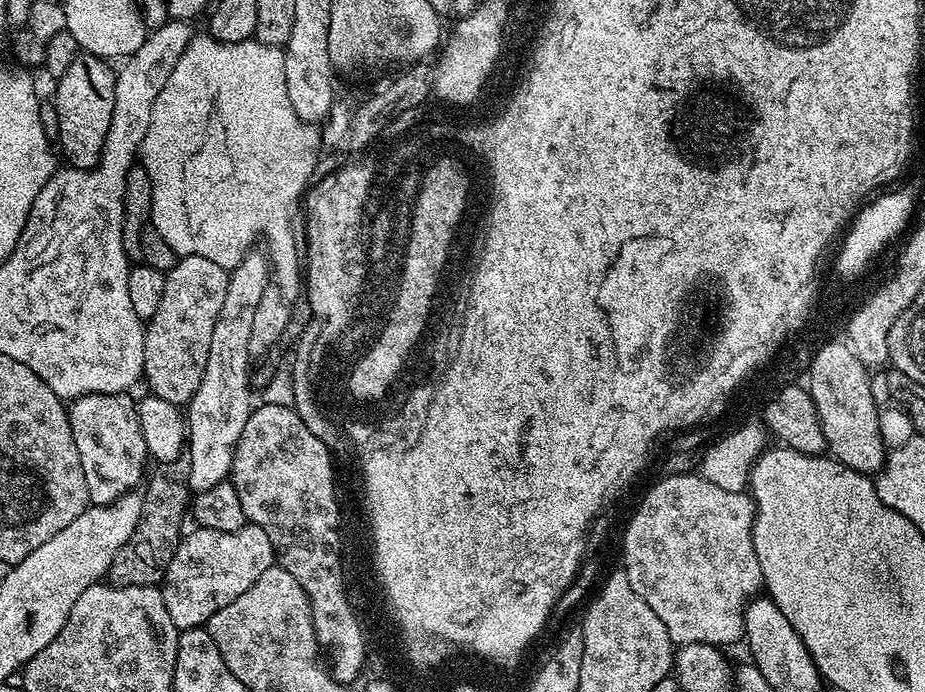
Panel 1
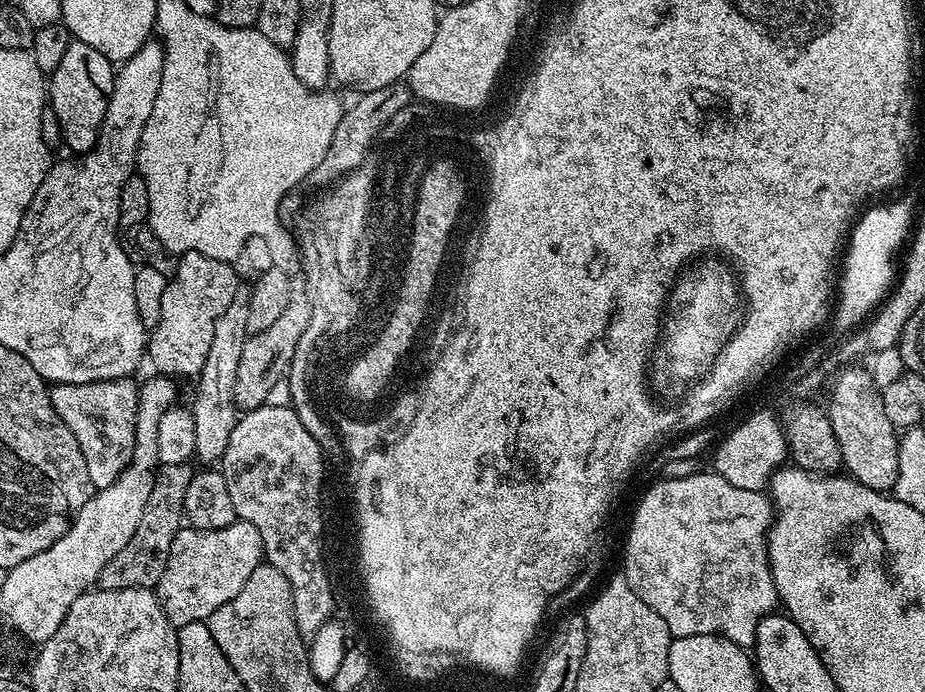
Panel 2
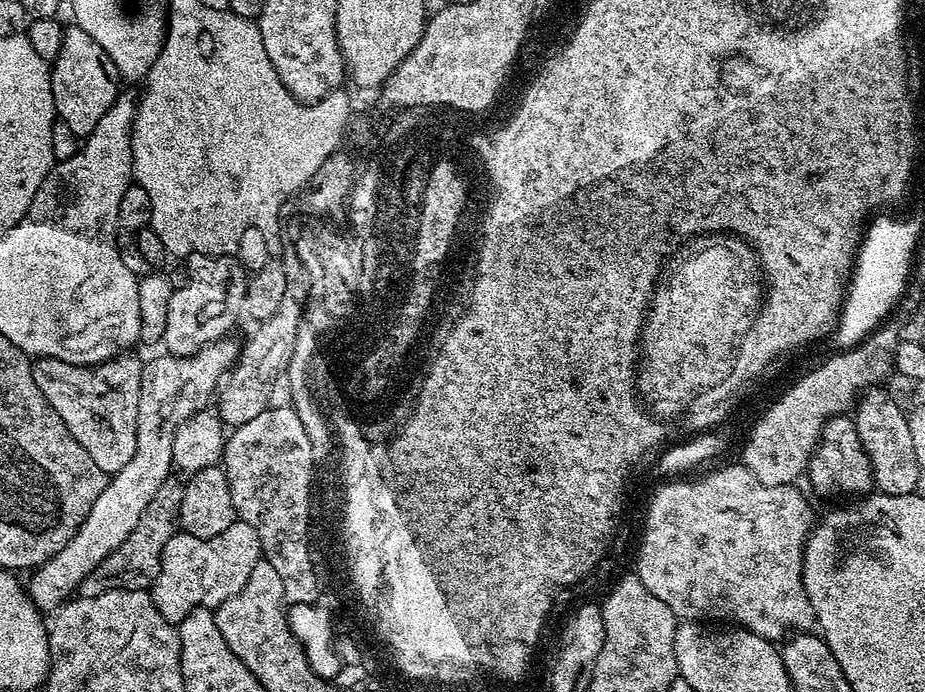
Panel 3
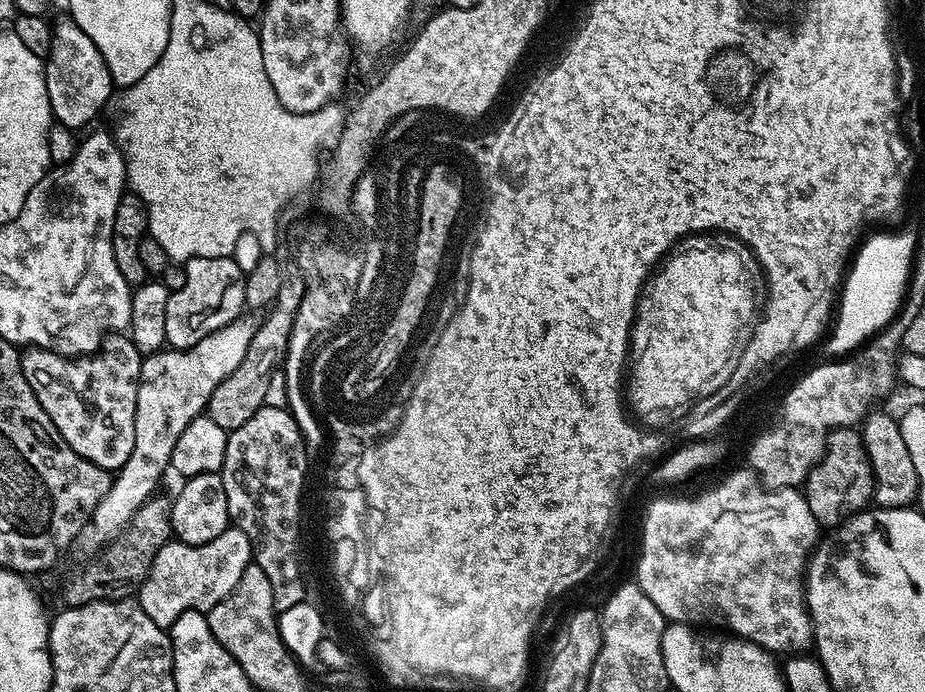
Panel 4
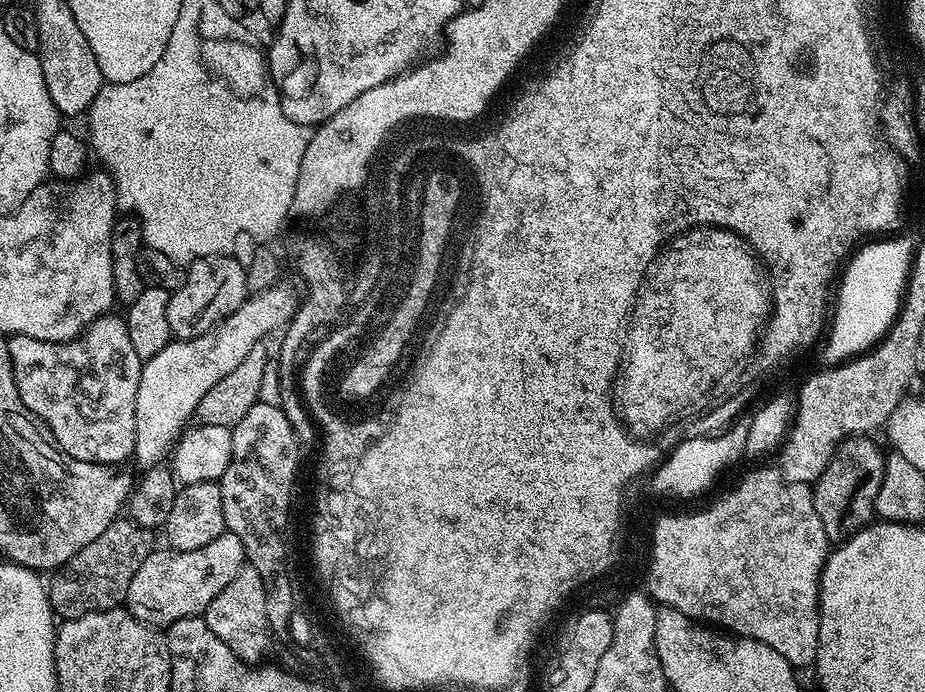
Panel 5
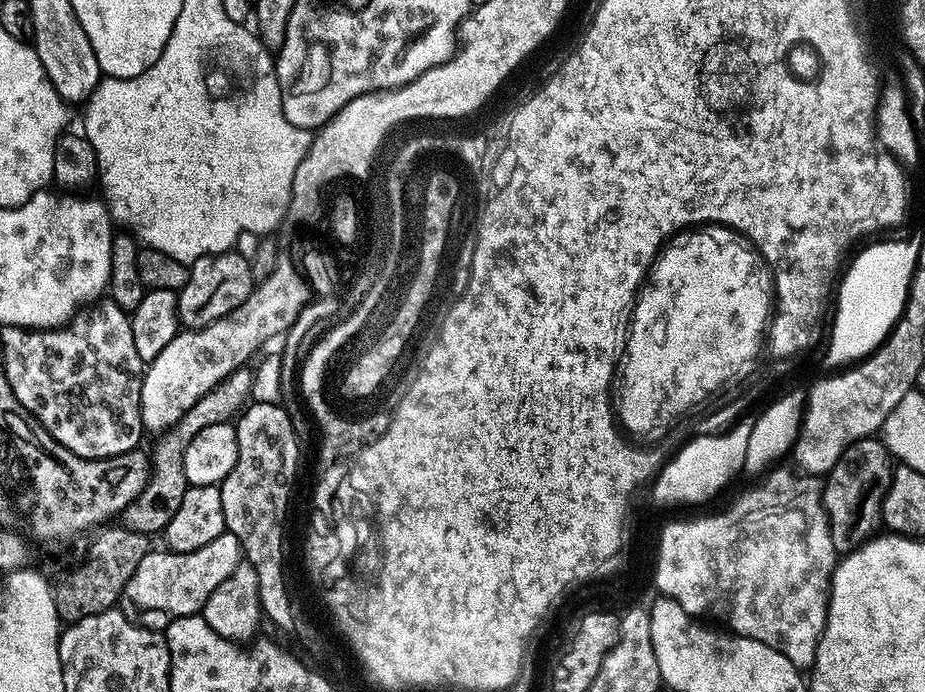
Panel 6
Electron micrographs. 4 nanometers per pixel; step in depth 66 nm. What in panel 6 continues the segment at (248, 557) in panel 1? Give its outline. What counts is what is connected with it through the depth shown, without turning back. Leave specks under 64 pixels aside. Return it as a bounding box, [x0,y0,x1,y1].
[119,530,242,630]

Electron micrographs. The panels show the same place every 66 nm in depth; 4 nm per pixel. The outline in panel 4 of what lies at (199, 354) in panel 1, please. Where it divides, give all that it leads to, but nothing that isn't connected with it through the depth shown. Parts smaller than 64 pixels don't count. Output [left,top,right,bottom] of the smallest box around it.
[166,256,245,349]

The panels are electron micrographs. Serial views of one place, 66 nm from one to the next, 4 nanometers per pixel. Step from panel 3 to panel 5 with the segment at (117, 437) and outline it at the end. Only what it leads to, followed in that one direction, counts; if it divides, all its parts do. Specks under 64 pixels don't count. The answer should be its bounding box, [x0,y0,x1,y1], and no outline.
[7,315,144,466]

